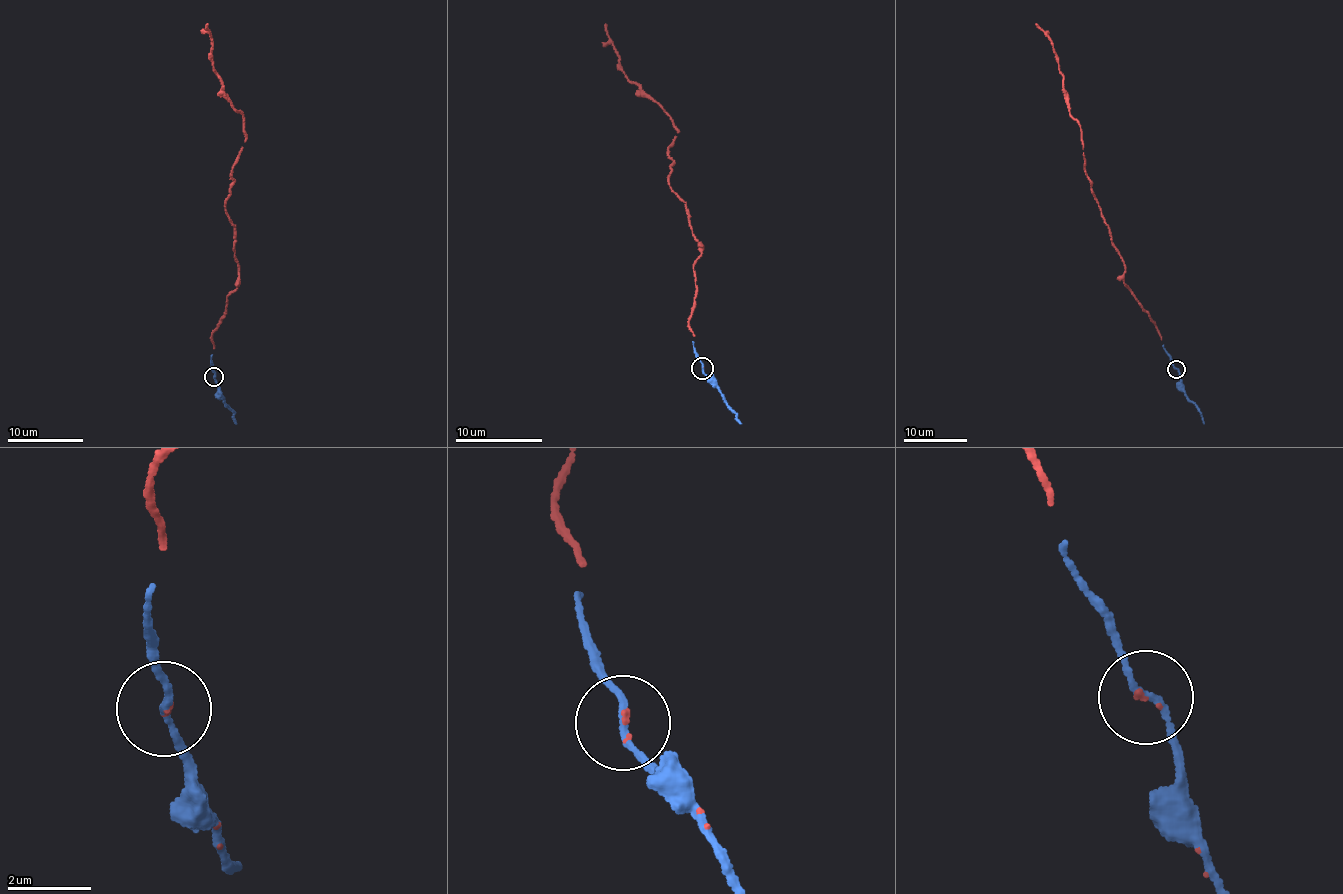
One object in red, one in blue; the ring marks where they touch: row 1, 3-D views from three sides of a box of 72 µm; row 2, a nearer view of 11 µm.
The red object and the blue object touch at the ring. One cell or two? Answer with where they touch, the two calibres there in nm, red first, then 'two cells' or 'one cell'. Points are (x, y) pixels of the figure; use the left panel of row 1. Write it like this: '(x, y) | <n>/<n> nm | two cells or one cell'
(214, 377) | 70/150 nm | one cell

